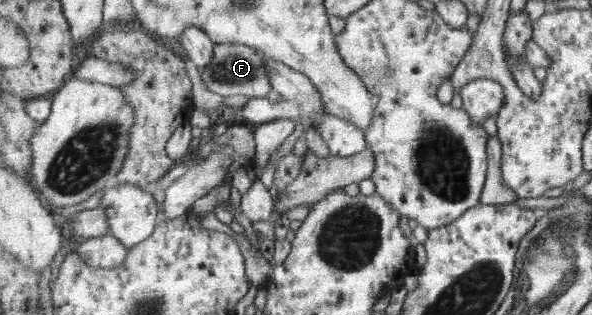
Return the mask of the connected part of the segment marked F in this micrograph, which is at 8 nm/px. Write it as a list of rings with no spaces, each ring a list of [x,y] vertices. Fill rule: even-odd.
[[[216,43],[212,63],[201,71],[201,76],[210,91],[224,97],[266,97],[273,89],[263,54],[257,48],[242,43]]]

